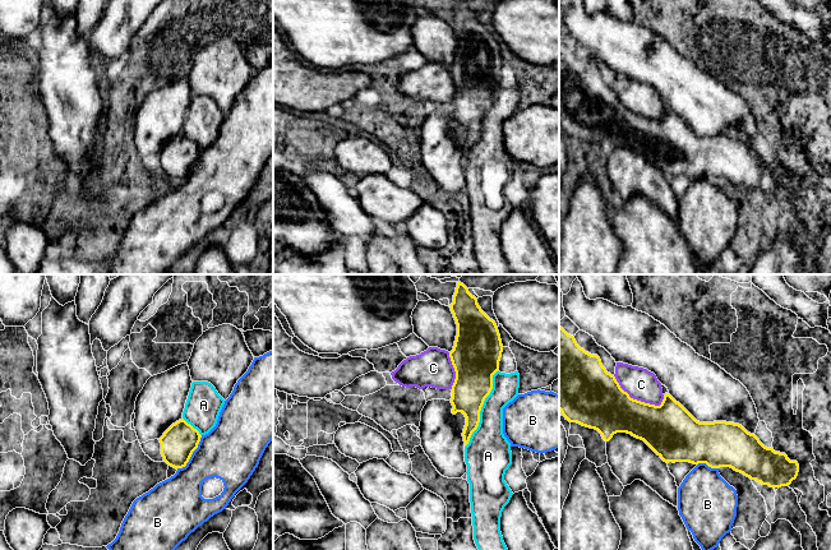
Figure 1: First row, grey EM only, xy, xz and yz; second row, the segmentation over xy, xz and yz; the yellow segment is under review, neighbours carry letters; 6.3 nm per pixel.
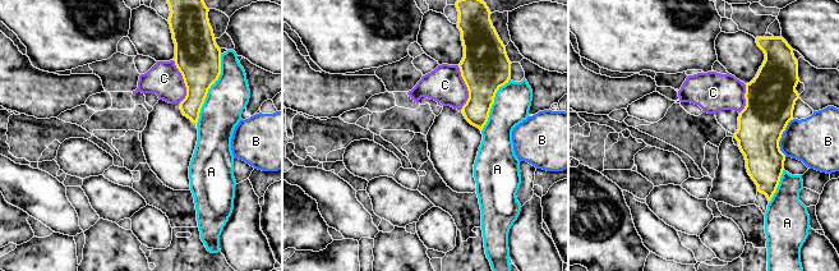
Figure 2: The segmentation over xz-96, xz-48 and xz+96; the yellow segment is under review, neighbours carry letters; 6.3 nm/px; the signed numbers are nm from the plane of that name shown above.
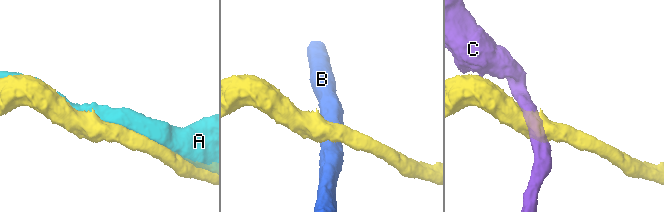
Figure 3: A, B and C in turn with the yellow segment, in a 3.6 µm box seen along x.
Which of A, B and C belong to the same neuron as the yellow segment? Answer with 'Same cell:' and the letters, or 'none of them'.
Same cell: A

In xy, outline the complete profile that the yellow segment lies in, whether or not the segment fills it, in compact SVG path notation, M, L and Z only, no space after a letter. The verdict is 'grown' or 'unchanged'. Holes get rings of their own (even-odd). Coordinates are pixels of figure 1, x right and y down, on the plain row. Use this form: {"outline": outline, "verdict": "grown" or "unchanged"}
{"outline": "M193 96L183 133L172 138L160 152L163 175L183 182L198 162L200 152L217 138L225 114L208 96Z", "verdict": "grown"}

